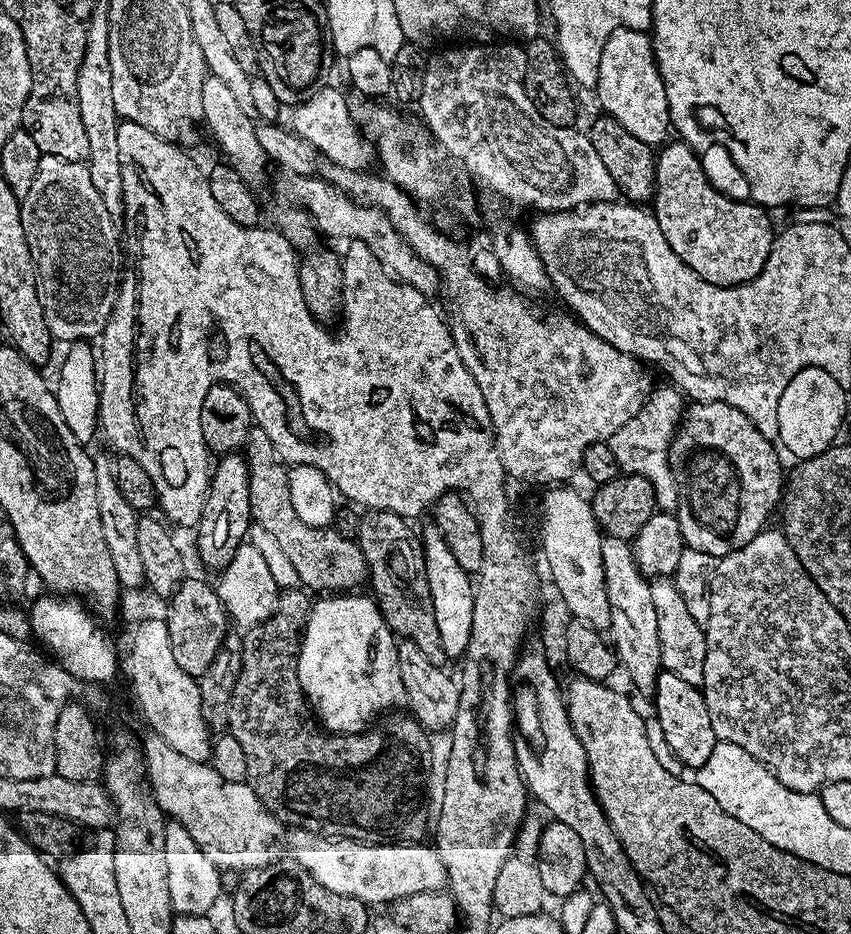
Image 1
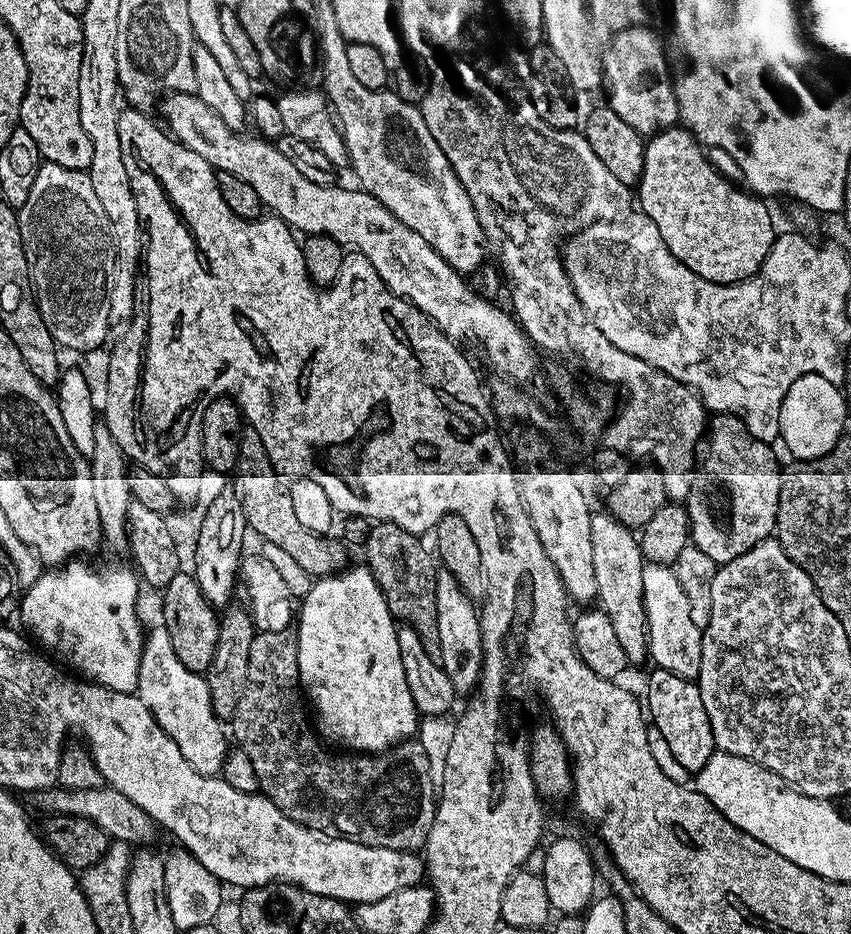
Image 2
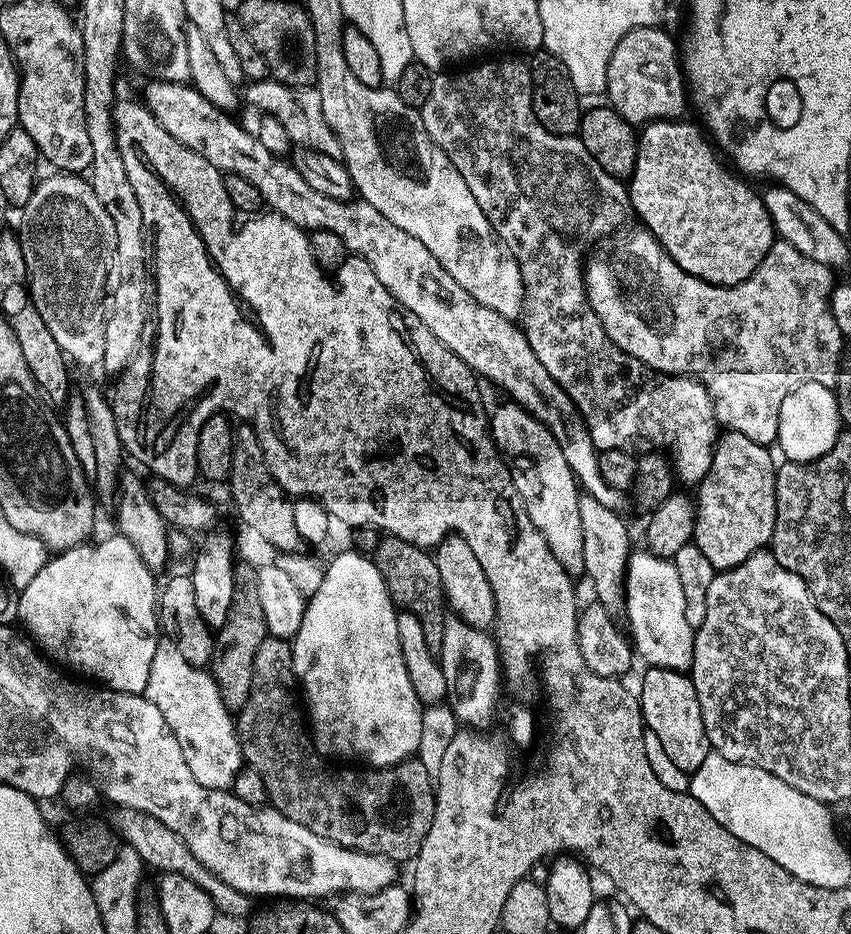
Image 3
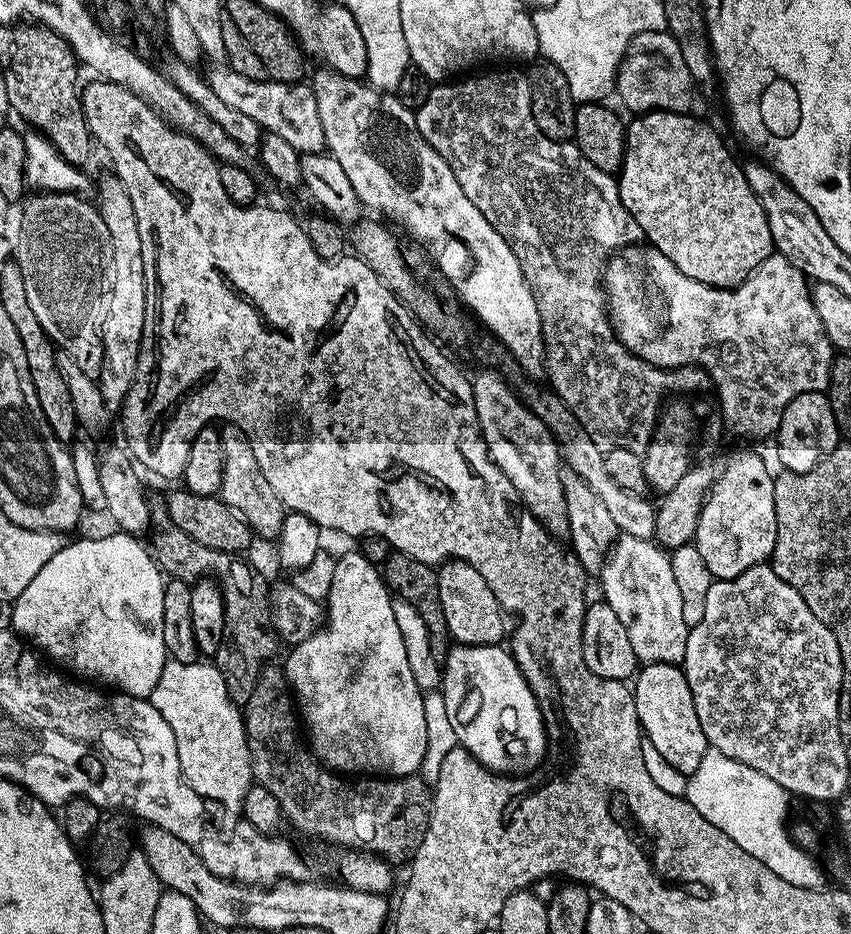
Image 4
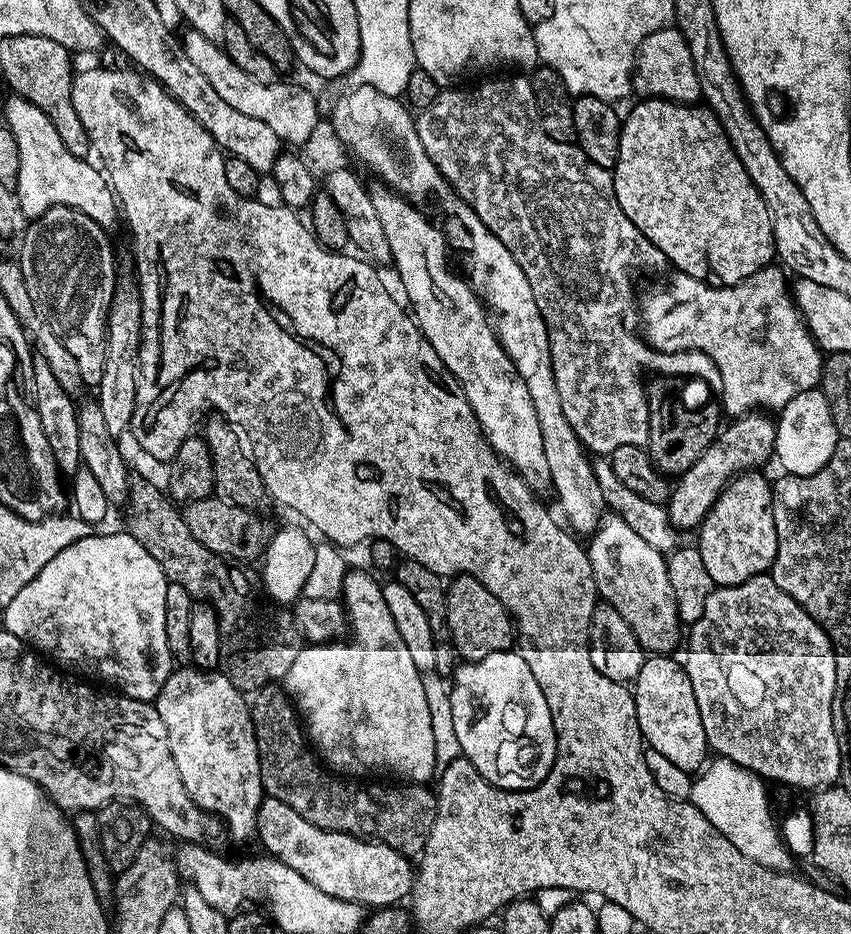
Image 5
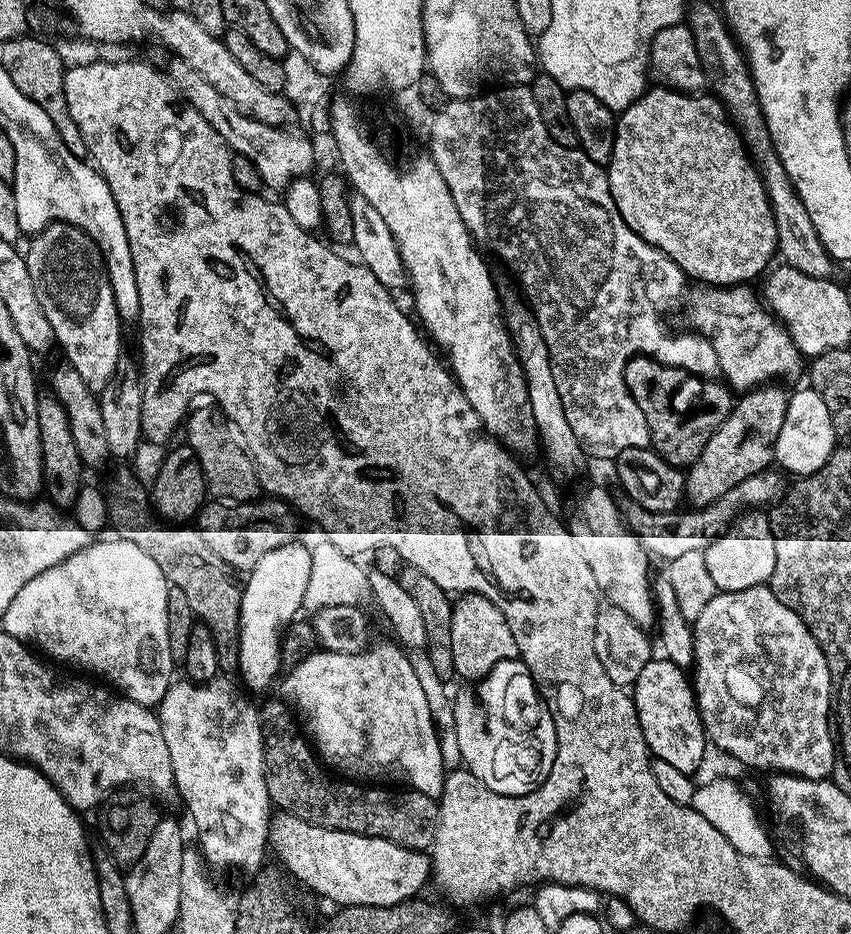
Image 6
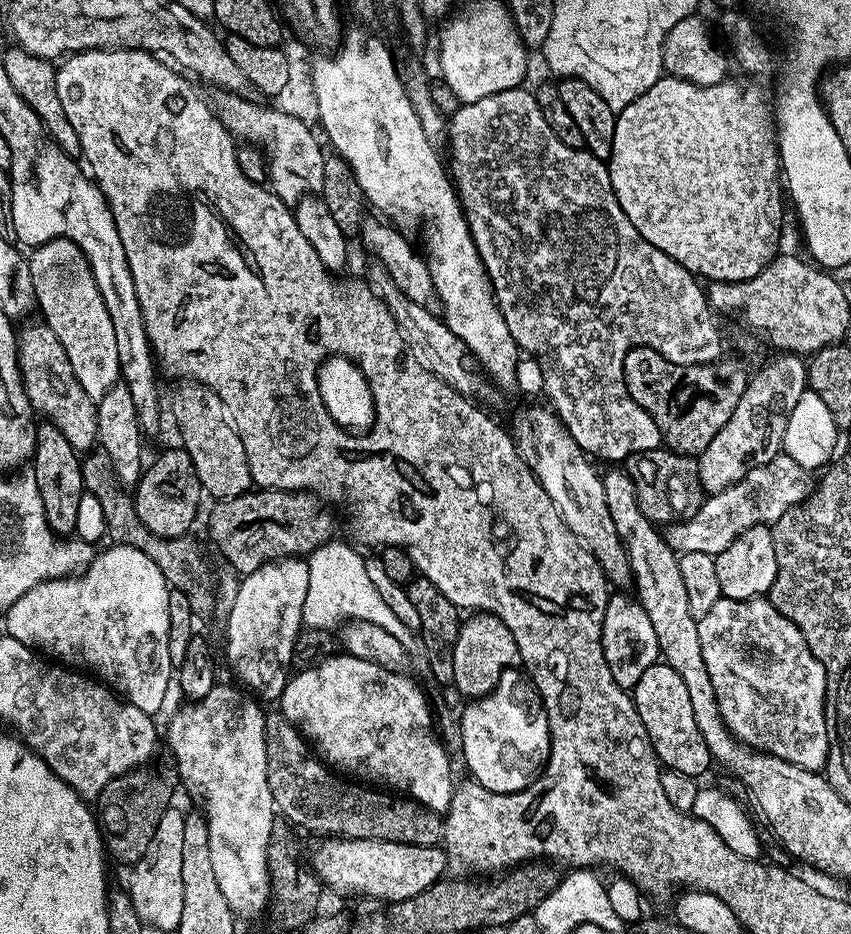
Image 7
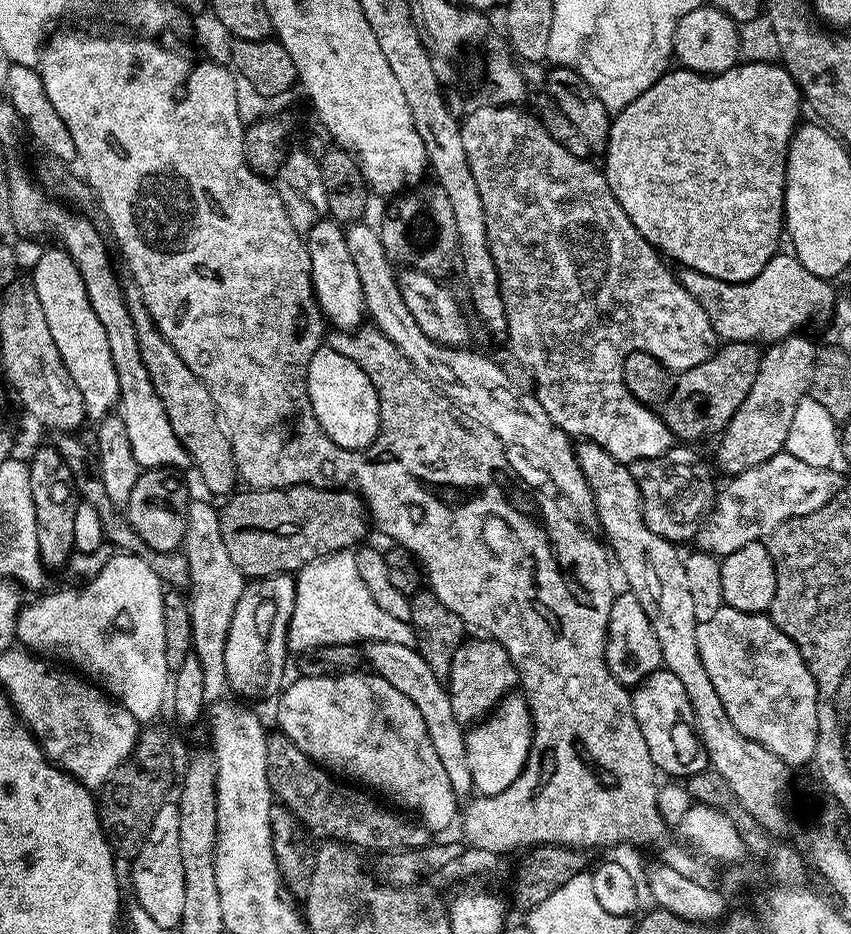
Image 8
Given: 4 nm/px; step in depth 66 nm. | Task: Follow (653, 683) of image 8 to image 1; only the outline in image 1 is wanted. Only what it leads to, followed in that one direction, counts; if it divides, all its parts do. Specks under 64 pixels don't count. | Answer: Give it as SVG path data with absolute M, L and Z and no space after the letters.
M664 670L656 679L655 700L654 715L662 726L662 734L666 734L666 742L670 742L670 750L674 750L685 769L701 768L706 758L714 754L714 746L718 742L714 726L710 726L710 710L706 710L703 691L678 678L678 674Z

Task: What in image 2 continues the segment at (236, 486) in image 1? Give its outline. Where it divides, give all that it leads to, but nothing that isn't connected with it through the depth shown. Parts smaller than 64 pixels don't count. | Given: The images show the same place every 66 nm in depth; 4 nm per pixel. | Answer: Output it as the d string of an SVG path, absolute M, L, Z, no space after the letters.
M228 486L209 502L208 509L205 510L204 517L200 520L200 533L196 536L196 568L194 567L194 575L202 594L217 610L223 609L231 601L228 599L231 598L232 591L235 588L237 591L238 577L242 572L242 555L240 556L240 551L244 548L244 532L246 533L246 525L244 523L242 502L235 487Z

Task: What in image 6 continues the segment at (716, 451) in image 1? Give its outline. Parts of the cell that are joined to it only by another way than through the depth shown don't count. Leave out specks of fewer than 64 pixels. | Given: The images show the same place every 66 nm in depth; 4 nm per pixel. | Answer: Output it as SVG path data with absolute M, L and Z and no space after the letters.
M749 510L737 516L727 530L717 536L703 551L710 578L714 578L716 591L733 592L750 590L759 584L767 585L772 579L776 565L775 541L772 521L763 511Z

